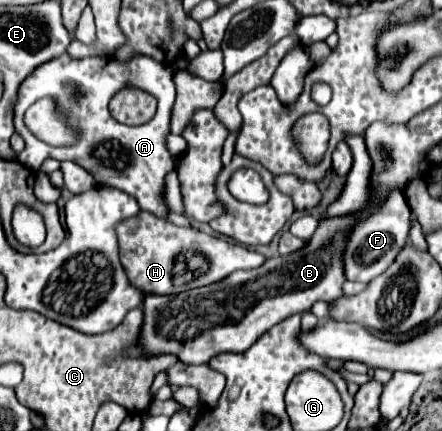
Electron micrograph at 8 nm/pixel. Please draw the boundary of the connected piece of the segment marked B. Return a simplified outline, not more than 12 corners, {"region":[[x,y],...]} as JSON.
{"region":[[355,218],[301,252],[175,296],[143,298],[127,356],[189,366],[249,350],[343,296]]}

